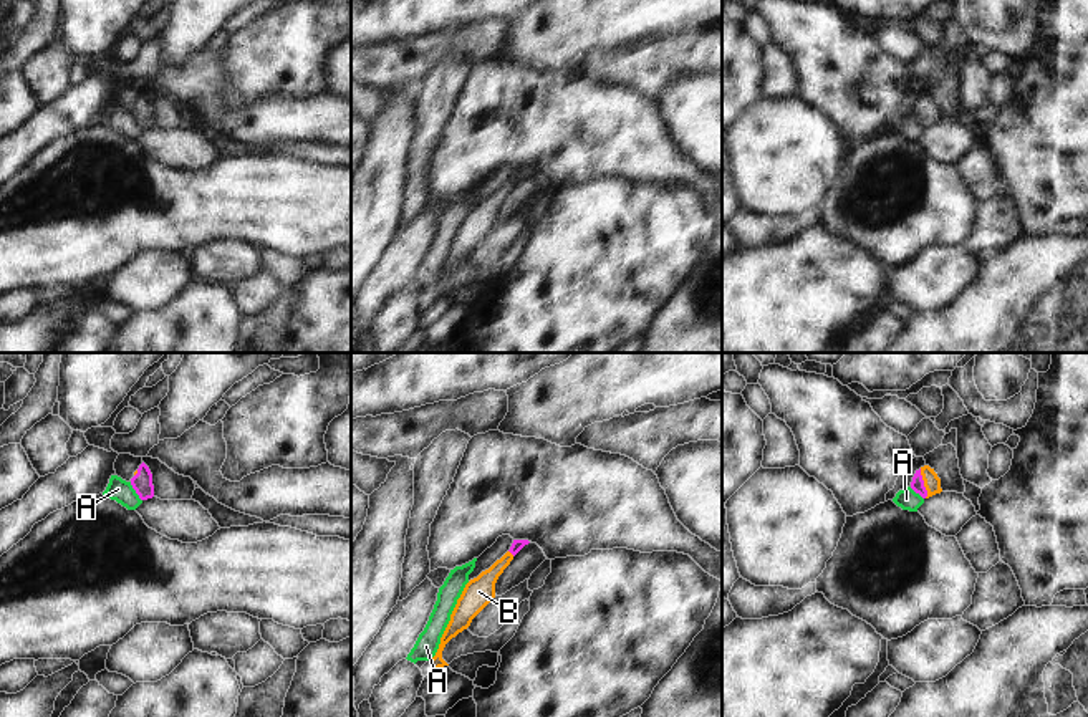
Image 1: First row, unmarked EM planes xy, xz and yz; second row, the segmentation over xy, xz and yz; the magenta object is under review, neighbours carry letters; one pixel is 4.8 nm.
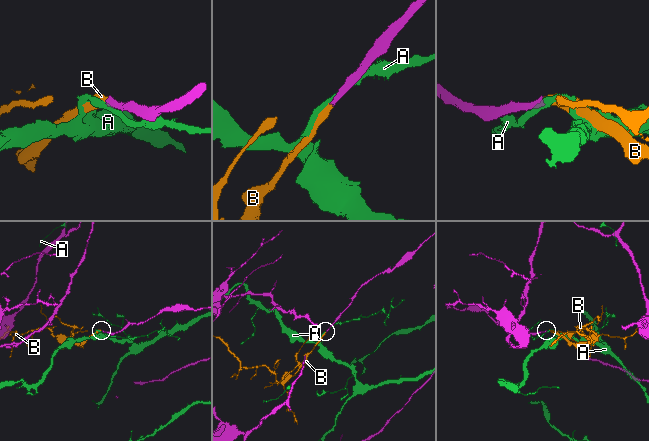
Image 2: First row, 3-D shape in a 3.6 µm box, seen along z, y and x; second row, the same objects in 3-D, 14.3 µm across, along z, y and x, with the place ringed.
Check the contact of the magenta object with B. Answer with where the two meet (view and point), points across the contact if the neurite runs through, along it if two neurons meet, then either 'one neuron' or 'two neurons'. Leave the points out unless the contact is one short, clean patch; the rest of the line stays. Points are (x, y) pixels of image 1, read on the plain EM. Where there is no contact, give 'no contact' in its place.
meets magenta in yz at (923, 113); runs through yz (918, 113), (923, 113), (931, 110); one neuron

